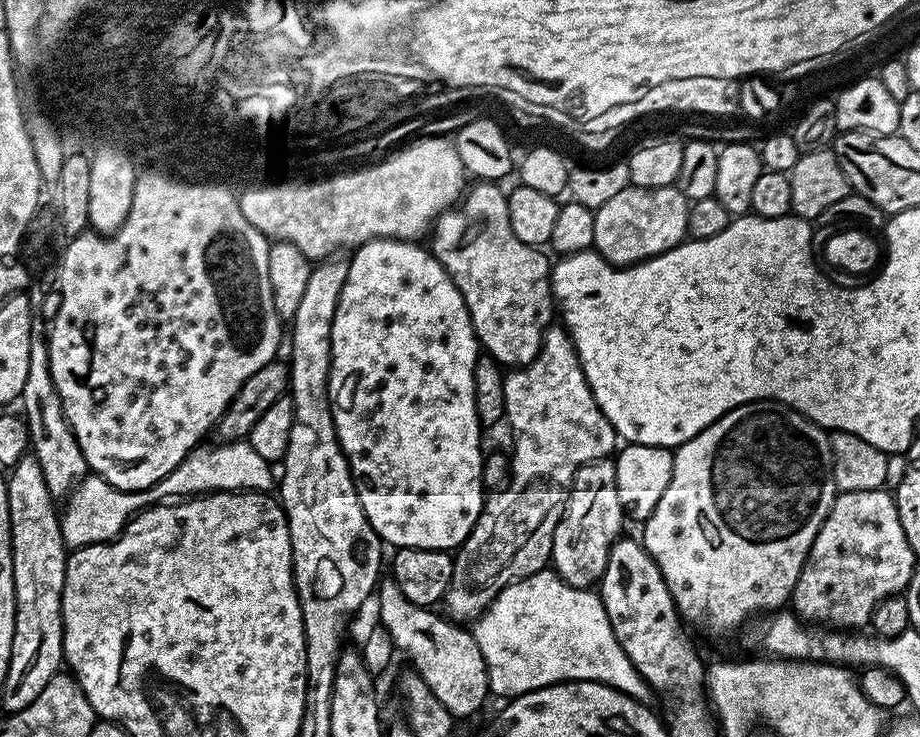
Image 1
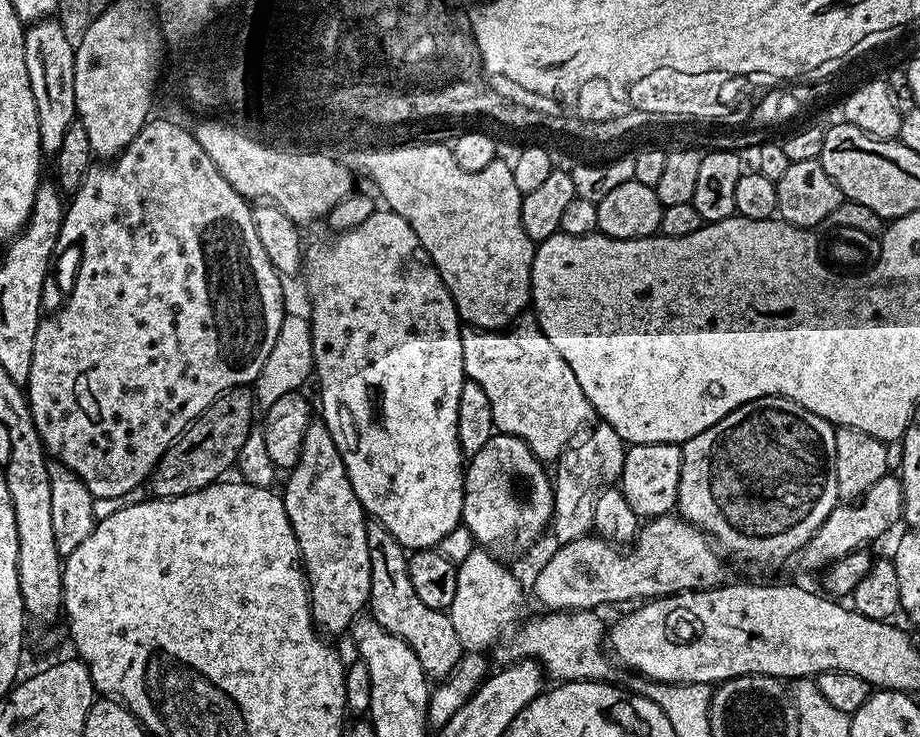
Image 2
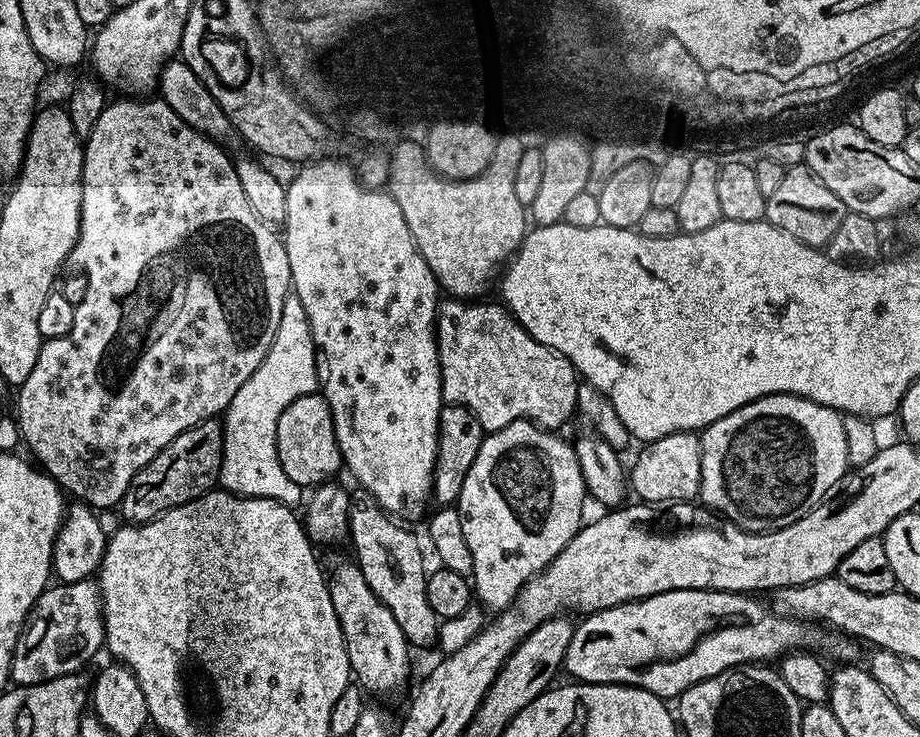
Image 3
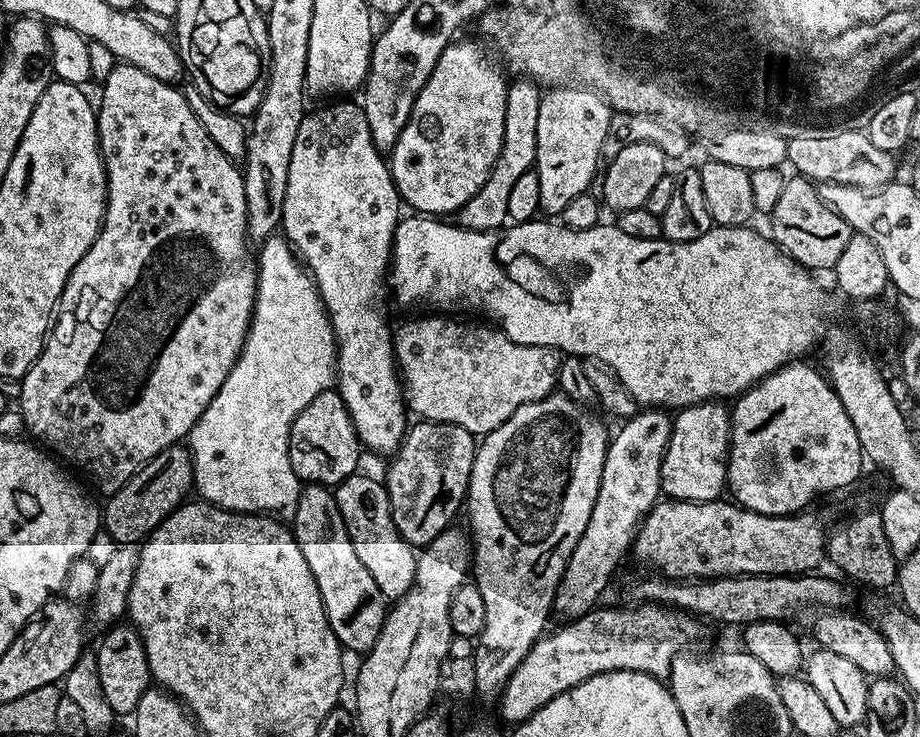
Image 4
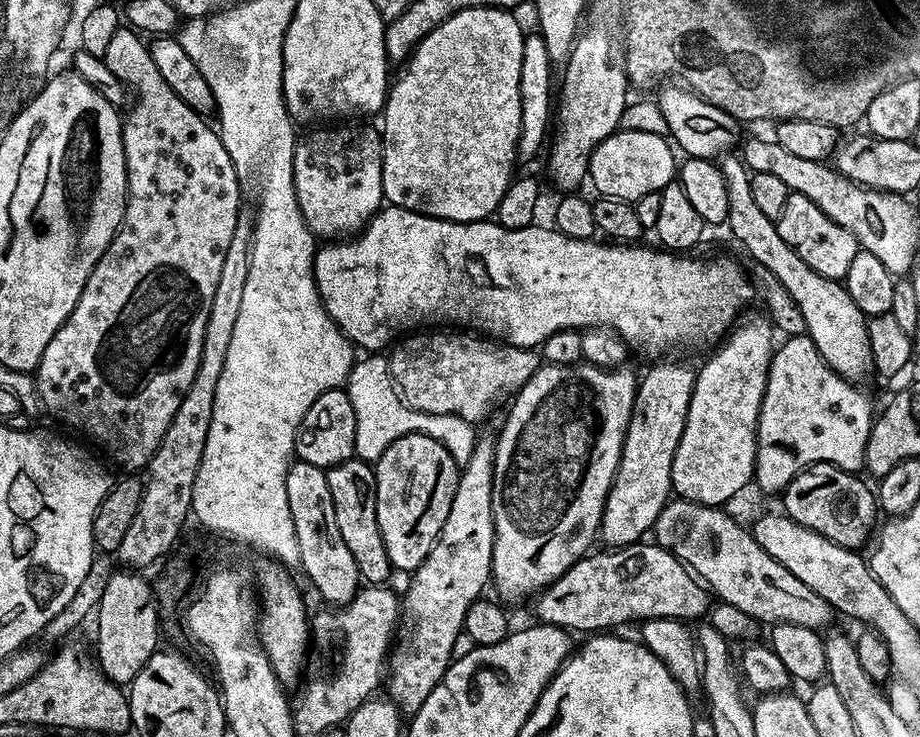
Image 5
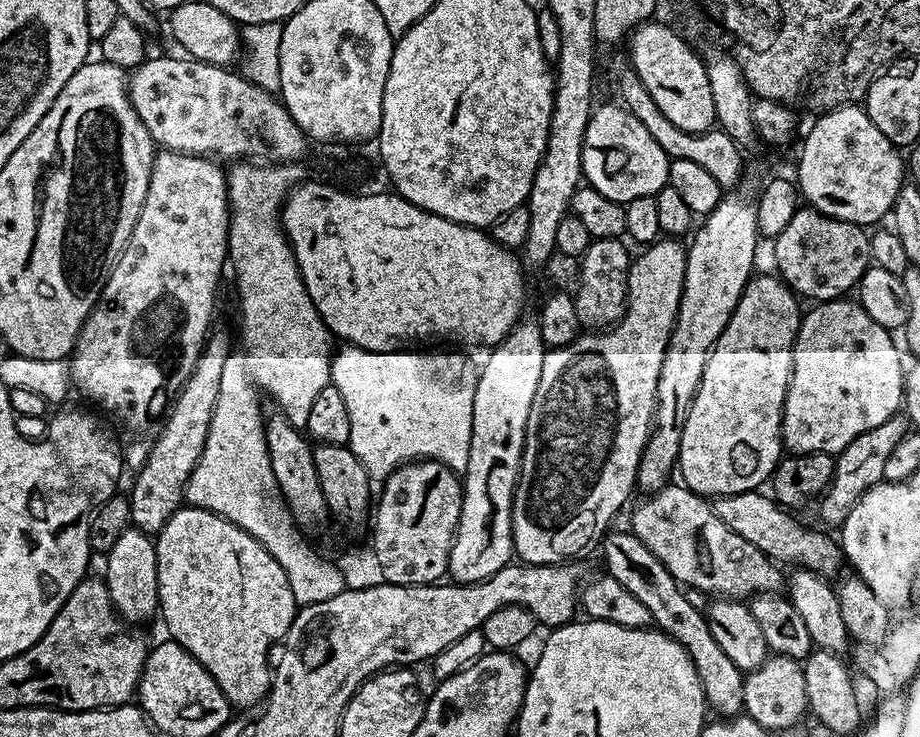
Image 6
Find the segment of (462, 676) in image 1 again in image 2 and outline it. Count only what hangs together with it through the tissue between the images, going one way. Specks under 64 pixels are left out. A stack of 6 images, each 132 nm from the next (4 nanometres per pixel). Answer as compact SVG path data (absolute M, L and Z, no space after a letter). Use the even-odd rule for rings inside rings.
M375 522L368 525L368 545L370 546L370 615L390 634L401 636L418 654L422 670L430 678L447 678L458 666L461 656L466 652L460 645L458 630L450 622L447 611L430 610L414 594L414 585L410 582L408 569L409 553L400 545L398 538L386 530L386 526Z

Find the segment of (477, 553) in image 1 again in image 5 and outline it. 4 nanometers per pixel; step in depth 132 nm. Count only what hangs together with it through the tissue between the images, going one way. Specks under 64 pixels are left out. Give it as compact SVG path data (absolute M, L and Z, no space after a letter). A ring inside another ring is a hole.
M428 330L425 332L428 332L425 334L425 336L416 336L420 334L405 335L403 339L401 339L404 341L402 341L400 345L397 343L390 352L392 381L394 381L396 384L396 390L400 393L404 403L410 405L411 408L418 410L419 412L429 412L430 414L450 414L451 416L462 418L463 420L479 422L479 420L484 420L487 418L488 411L490 411L492 408L492 403L494 403L499 396L504 396L507 394L507 392L509 392L509 394L515 394L519 392L520 387L525 384L527 380L534 375L534 373L536 373L536 369L541 367L542 364L541 357L530 348L515 348L513 344L509 344L507 342L497 342L492 338L481 338L476 334L464 334L468 336L459 336L459 334L456 333L459 331L456 330Z

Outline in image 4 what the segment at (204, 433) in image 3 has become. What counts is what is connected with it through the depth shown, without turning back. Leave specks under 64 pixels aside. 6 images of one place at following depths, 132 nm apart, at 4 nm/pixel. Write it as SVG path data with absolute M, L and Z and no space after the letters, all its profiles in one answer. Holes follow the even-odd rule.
M173 446L162 450L146 466L139 468L116 492L107 497L108 505L102 508L102 528L116 546L139 545L173 510L189 499L188 491L194 488L192 453L187 447Z

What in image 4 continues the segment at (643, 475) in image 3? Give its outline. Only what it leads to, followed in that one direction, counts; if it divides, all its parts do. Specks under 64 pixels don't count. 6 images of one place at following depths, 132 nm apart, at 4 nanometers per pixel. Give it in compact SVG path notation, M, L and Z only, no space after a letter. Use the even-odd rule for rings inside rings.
M705 402L675 413L670 442L662 458L660 491L665 497L673 500L714 500L725 491L732 417L729 409L724 407L720 402Z

